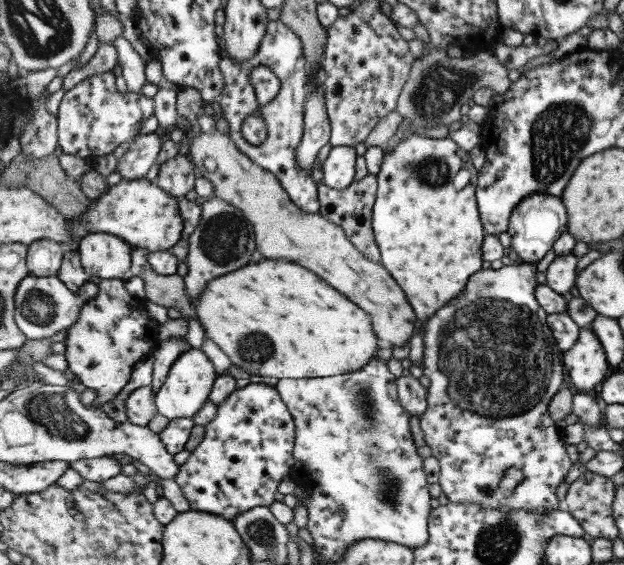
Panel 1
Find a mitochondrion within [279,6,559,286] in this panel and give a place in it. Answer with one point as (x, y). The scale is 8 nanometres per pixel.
(441, 87)

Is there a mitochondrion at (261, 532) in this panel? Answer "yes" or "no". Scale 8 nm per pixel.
yes

